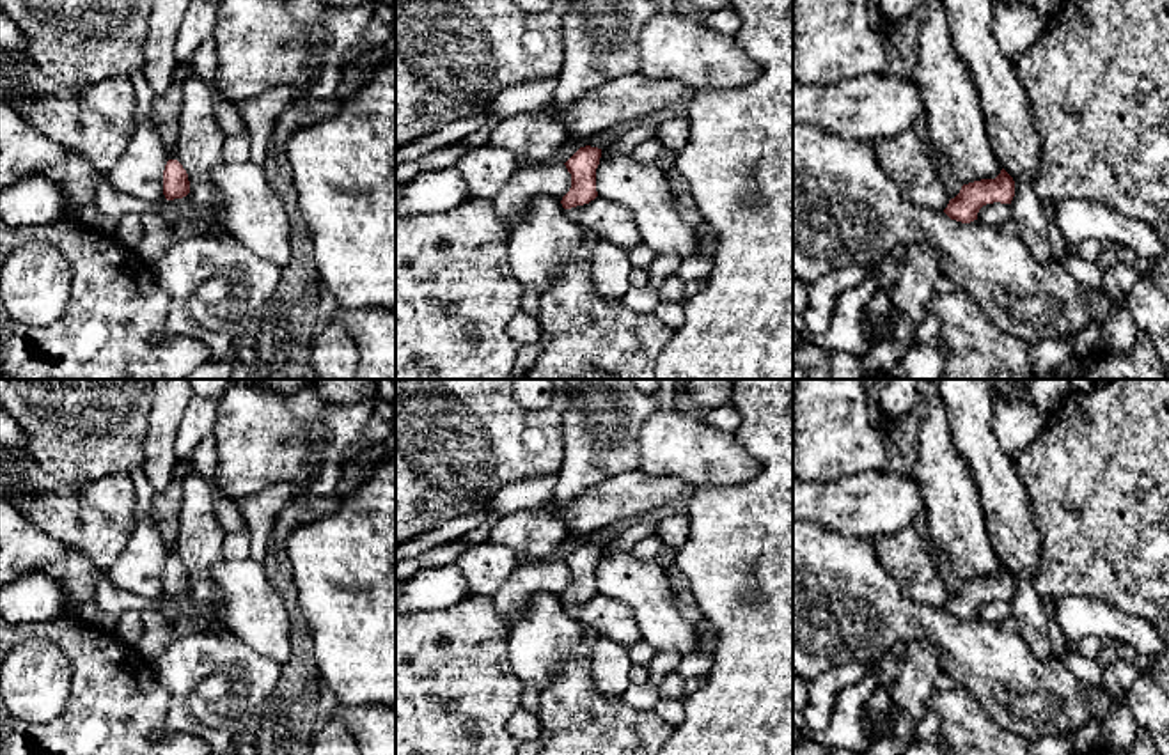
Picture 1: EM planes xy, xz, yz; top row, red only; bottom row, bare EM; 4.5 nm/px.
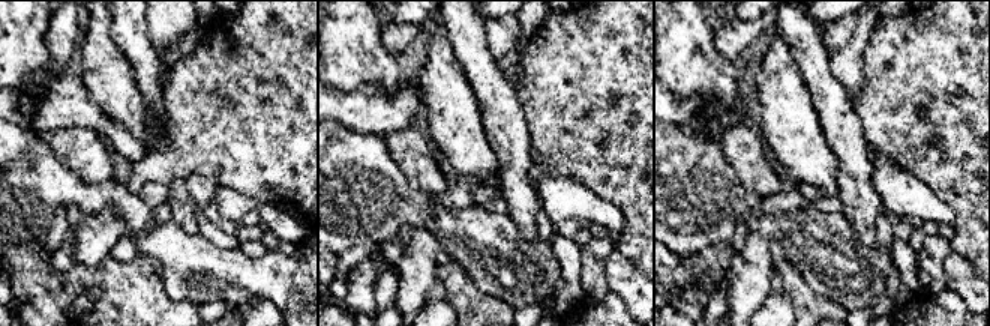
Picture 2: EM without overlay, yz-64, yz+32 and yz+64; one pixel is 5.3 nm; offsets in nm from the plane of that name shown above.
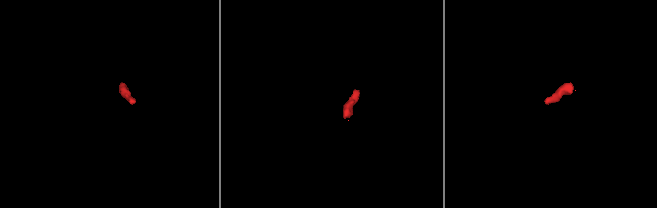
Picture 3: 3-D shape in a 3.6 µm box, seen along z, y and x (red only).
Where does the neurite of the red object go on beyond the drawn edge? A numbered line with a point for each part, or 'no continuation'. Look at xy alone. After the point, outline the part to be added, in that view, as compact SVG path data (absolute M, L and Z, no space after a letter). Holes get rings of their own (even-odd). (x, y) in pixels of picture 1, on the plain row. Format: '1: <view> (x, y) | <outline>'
1: xy (167, 504) | M179 459L170 486L156 493L154 498L154 516L160 523L161 537L169 544L170 557L177 557L174 546L179 528L181 479L192 468L193 464L190 459Z

